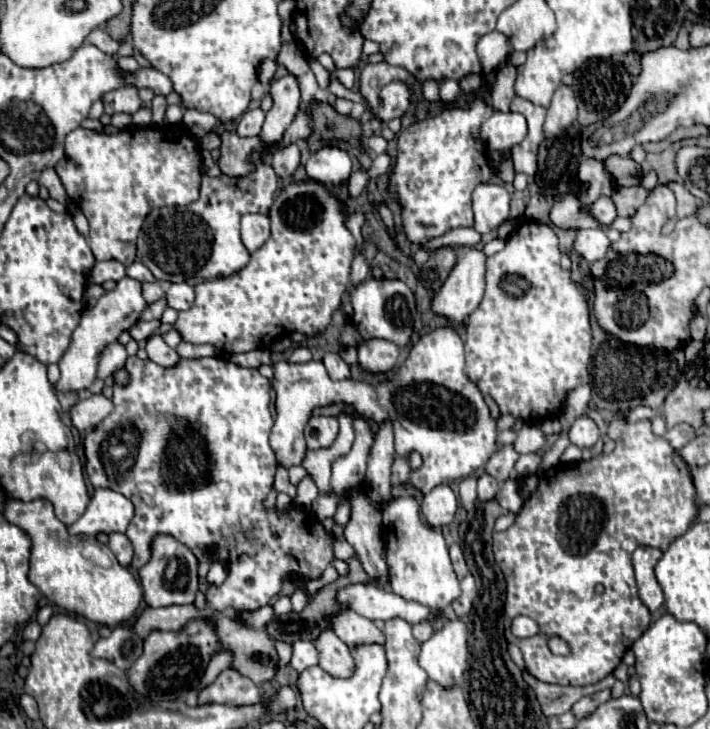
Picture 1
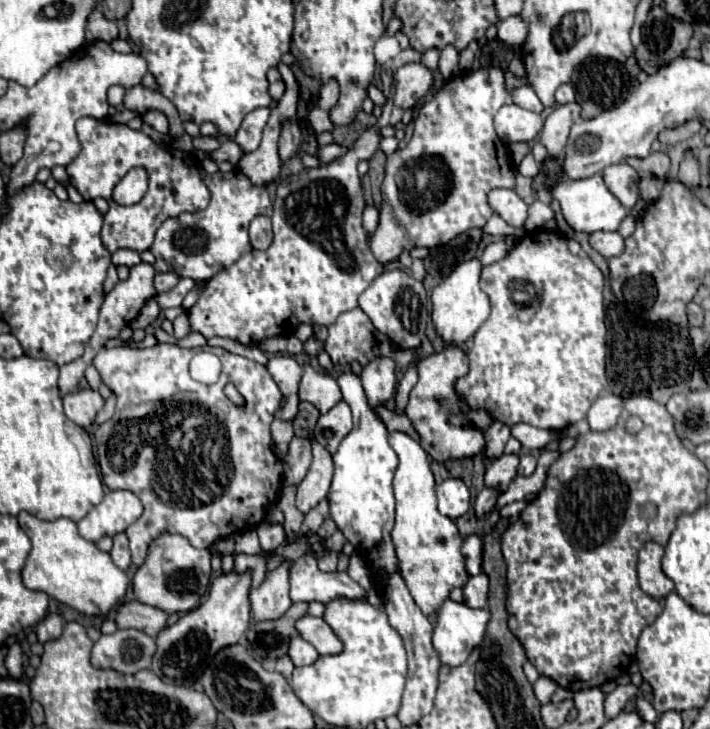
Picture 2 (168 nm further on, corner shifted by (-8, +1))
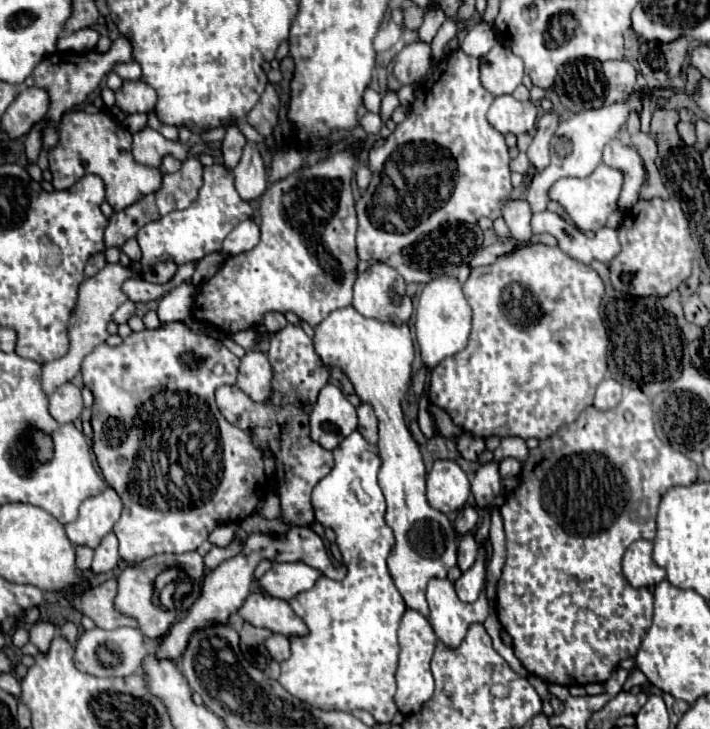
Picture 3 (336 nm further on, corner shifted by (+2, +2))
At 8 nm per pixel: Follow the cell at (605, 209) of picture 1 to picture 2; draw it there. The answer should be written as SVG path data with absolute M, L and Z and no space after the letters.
M615 164L615 166L605 168L603 178L605 178L607 188L611 188L611 194L627 210L631 210L633 204L639 198L639 188L637 188L639 176L637 176L637 172L631 166L627 166L627 164Z

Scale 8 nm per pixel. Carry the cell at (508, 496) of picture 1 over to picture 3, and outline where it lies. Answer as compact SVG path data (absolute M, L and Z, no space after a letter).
M477 543L477 545L478 555L475 565L455 581L457 595L465 603L475 603L475 599L479 597L479 593L485 585L485 549L482 544Z

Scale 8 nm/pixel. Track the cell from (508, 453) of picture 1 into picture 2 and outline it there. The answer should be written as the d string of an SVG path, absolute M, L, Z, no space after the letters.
M503 454L495 458L485 472L485 486L497 488L499 492L505 492L509 482L515 478L519 466L519 456L517 454Z

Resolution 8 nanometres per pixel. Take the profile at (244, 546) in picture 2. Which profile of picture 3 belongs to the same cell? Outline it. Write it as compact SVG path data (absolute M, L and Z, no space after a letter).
M221 525L217 527L211 535L209 535L209 541L217 547L227 547L231 541L235 541L235 525Z

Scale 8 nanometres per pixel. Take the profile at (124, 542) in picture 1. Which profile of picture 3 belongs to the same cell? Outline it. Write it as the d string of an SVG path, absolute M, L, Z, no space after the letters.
M109 533L109 535L105 535L105 539L99 543L99 547L95 549L93 563L91 563L91 571L93 571L93 573L107 573L107 571L115 569L117 563L119 563L117 537L115 537L115 533Z

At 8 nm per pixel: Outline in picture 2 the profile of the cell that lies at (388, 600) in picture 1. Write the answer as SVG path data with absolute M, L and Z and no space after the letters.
M305 554L303 558L295 560L289 570L291 580L291 600L319 600L319 602L331 602L337 598L347 600L367 600L367 590L351 580L347 572L321 572L317 568L317 560L311 554Z

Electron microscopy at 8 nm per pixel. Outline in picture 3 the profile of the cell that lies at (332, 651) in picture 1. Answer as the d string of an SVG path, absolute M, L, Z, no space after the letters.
M257 591L245 599L237 615L241 615L247 623L255 627L271 629L273 633L281 633L281 635L305 635L307 633L305 623L293 613L287 601L269 597L269 595L257 595Z

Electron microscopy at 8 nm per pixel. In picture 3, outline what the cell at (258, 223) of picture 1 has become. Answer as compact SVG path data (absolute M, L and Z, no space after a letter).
M245 219L239 223L225 239L221 253L223 255L239 255L243 251L253 249L259 243L259 227L253 219Z

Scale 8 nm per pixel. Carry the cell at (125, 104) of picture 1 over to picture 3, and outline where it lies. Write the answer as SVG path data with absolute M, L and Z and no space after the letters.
M125 81L119 91L115 91L117 107L129 113L149 113L155 109L157 93L143 81Z

